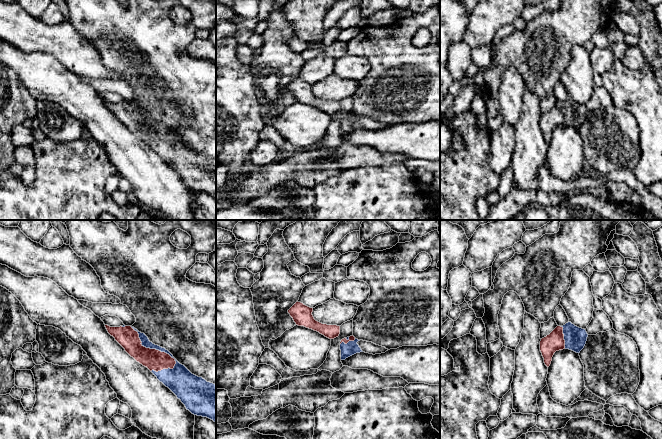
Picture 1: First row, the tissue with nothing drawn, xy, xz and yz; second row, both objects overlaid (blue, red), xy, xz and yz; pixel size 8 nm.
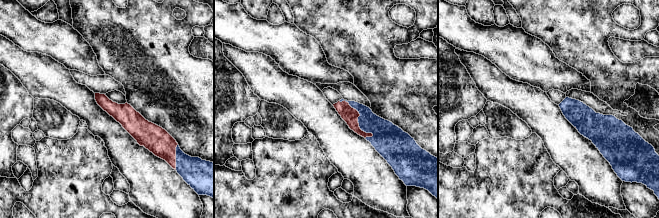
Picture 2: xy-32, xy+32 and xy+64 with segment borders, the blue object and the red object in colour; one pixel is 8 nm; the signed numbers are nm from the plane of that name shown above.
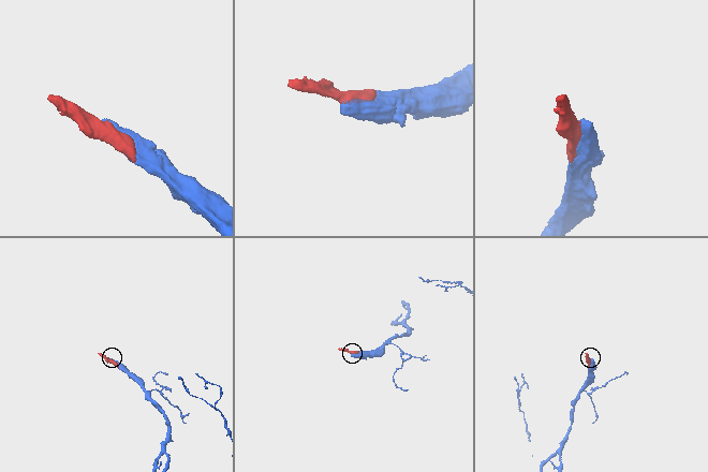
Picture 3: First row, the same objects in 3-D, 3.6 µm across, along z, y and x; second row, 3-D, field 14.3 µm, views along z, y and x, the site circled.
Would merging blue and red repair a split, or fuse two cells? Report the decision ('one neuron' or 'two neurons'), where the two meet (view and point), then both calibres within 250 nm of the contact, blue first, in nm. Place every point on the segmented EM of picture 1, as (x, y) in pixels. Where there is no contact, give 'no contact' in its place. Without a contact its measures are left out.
one neuron | xy (153, 348) | 120/170 nm

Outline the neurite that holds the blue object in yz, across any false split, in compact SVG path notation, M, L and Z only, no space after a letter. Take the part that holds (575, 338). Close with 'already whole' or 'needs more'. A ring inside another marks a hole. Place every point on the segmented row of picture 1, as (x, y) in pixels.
M571 322L557 326L549 335L540 341L540 351L547 367L550 366L556 351L569 349L576 353L584 348L588 334L585 329L579 328Z; needs more

